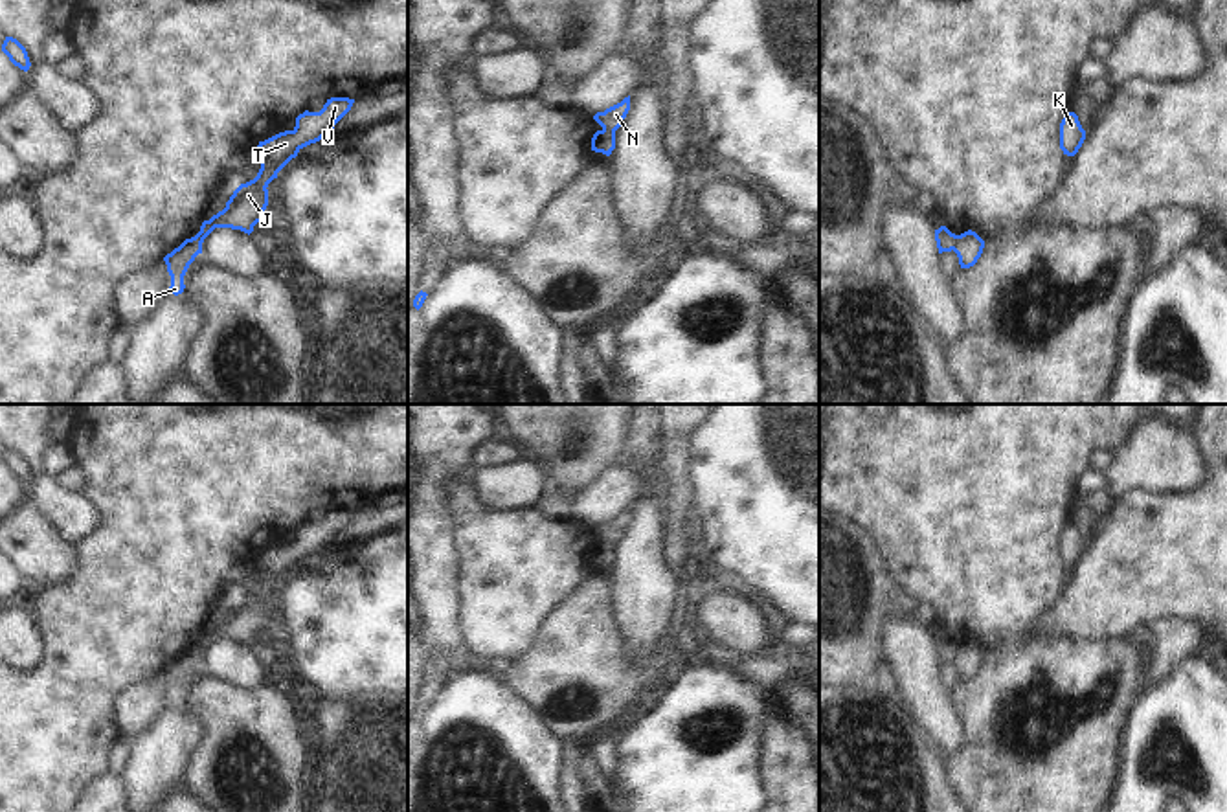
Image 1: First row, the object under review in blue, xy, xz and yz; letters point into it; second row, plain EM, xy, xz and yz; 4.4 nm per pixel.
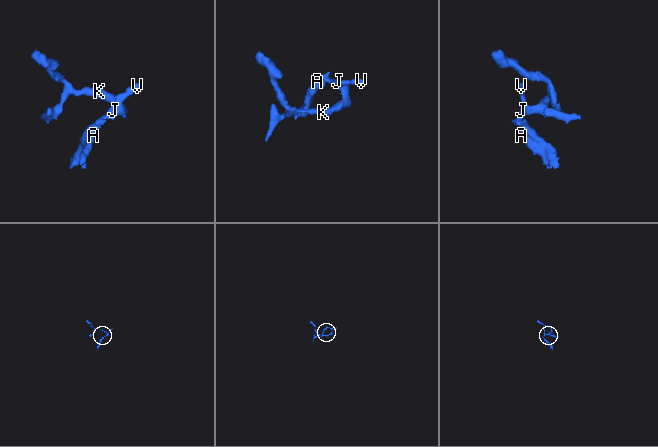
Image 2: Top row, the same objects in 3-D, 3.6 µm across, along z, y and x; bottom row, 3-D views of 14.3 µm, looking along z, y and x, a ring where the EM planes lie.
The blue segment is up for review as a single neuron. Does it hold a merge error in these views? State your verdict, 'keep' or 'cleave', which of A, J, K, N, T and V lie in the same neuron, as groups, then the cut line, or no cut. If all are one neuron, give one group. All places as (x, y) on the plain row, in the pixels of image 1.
cleave; groups A / J K N T V; cut yz (959, 647), (954, 662)

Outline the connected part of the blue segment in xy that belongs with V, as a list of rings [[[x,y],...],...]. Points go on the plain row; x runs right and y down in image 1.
[[[331,509],[320,524],[305,522],[299,525],[292,542],[259,553],[255,558],[261,570],[257,588],[241,595],[226,614],[226,619],[202,634],[195,650],[204,654],[215,639],[241,641],[250,647],[253,637],[263,632],[268,617],[268,595],[277,590],[277,584],[296,570],[303,558],[316,555],[329,546],[351,522],[353,514],[355,511],[349,509]]]

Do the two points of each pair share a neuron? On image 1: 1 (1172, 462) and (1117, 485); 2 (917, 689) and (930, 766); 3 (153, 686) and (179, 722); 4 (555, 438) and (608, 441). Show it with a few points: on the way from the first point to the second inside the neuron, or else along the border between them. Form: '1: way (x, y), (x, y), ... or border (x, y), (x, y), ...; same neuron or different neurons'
1: way (1159, 462), (1143, 462), (1130, 473); same neuron
2: border (899, 699), (943, 755); different neurons
3: border (168, 706), (136, 735); different neurons
4: way (568, 438), (579, 443), (596, 441); same neuron

